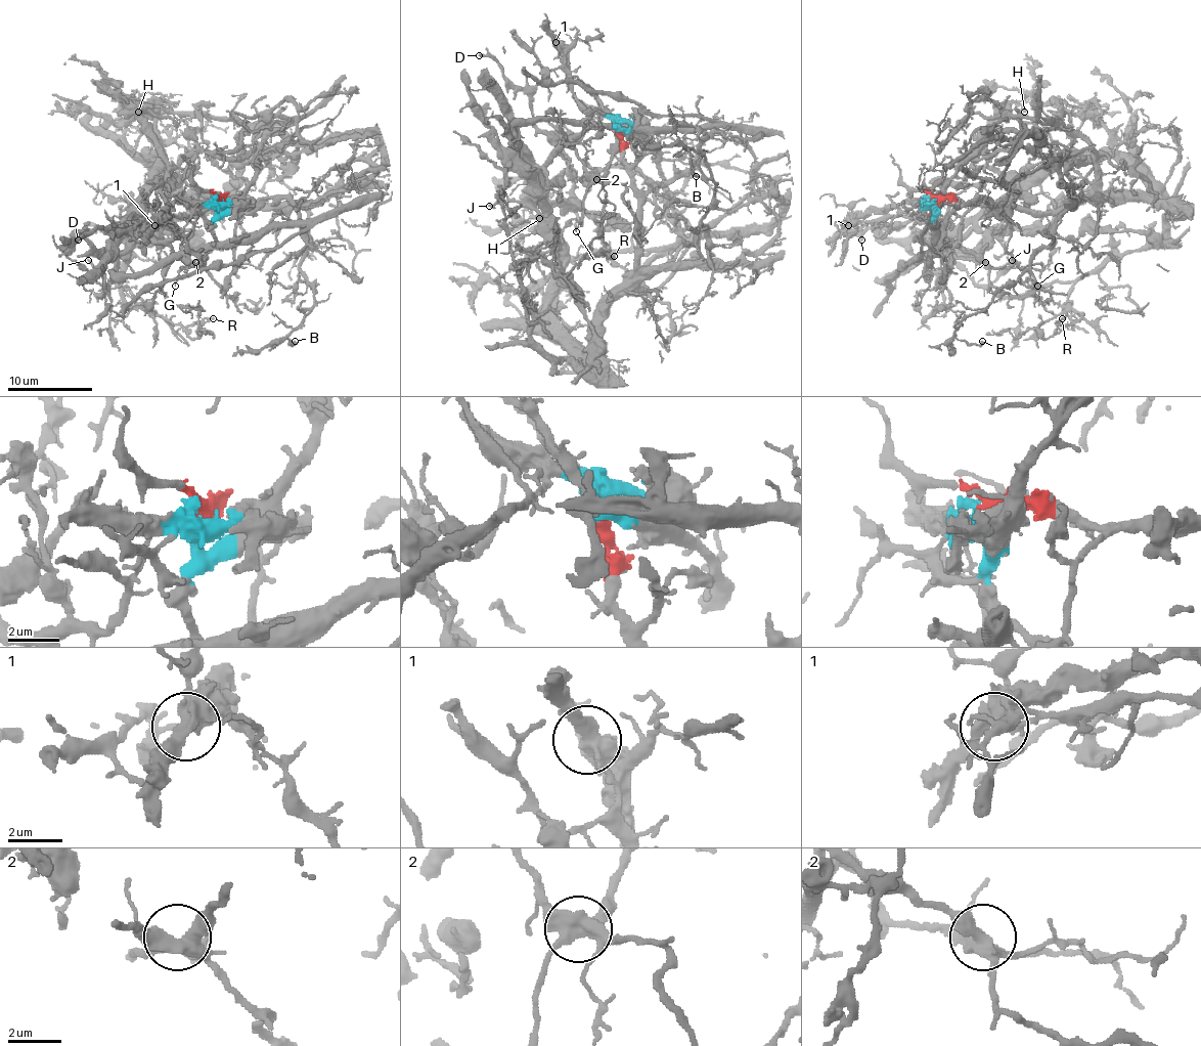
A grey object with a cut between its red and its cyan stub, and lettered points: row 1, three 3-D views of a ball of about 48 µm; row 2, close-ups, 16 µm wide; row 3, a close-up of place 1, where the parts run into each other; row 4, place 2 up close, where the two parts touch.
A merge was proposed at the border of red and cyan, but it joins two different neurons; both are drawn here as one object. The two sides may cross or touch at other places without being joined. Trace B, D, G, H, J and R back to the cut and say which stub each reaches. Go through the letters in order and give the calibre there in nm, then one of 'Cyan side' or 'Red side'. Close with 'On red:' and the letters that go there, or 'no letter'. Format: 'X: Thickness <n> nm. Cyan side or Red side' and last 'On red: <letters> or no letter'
B: Thickness 220 nm. Red side
D: Thickness 280 nm. Cyan side
G: Thickness 150 nm. Cyan side
H: Thickness 260 nm. Cyan side
J: Thickness 220 nm. Red side
R: Thickness 180 nm. Red side
On red: B, J, R

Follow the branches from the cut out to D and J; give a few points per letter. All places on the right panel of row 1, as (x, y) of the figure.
D: (937, 204), (866, 208), (837, 240), (844, 242), (876, 223), (893, 227), (872, 227), (860, 240)
J: (937, 204), (1033, 212), (1151, 200), (1179, 212), (1155, 245), (997, 296), (990, 285), (1012, 259)

